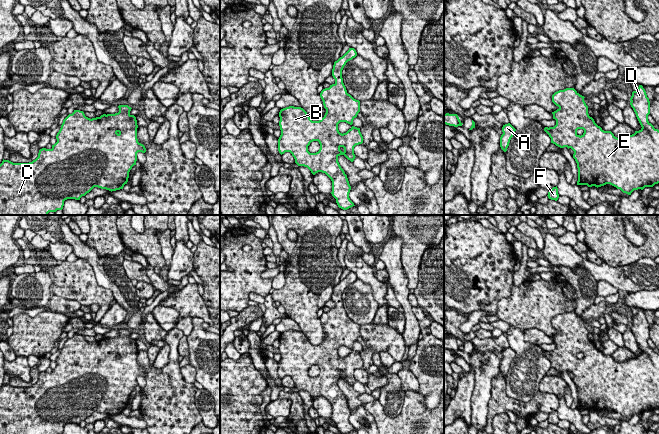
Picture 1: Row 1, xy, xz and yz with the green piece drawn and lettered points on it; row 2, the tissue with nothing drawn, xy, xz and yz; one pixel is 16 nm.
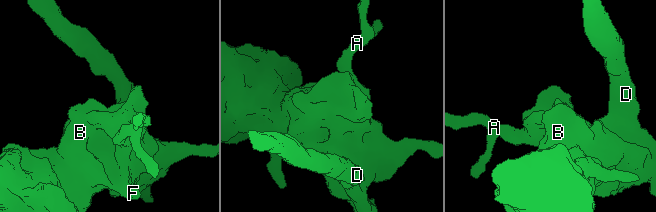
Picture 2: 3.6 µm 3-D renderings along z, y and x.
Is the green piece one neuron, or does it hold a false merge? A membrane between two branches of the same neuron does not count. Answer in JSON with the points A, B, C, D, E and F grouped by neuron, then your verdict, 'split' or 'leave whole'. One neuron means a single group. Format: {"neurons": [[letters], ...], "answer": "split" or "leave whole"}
{"neurons": [["A", "B", "C", "D", "E", "F"]], "answer": "leave whole"}

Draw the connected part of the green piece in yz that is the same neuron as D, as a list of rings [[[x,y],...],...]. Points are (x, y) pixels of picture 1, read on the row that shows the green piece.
[[[642,85],[632,92],[630,105],[641,125],[639,131],[622,139],[611,131],[604,131],[588,114],[588,106],[574,88],[559,90],[552,95],[552,102],[559,108],[552,112],[556,120],[554,127],[545,127],[544,131],[551,138],[551,143],[560,148],[567,147],[574,151],[577,163],[577,185],[601,187],[610,184],[623,193],[631,195],[634,190],[653,187],[659,183],[659,130],[648,121],[650,101]]]

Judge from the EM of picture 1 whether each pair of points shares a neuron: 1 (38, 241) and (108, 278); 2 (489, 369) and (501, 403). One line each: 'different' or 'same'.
1: different
2: different

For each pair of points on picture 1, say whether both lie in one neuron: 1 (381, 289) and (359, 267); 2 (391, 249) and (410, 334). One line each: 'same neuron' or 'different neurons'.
1: same neuron
2: same neuron

